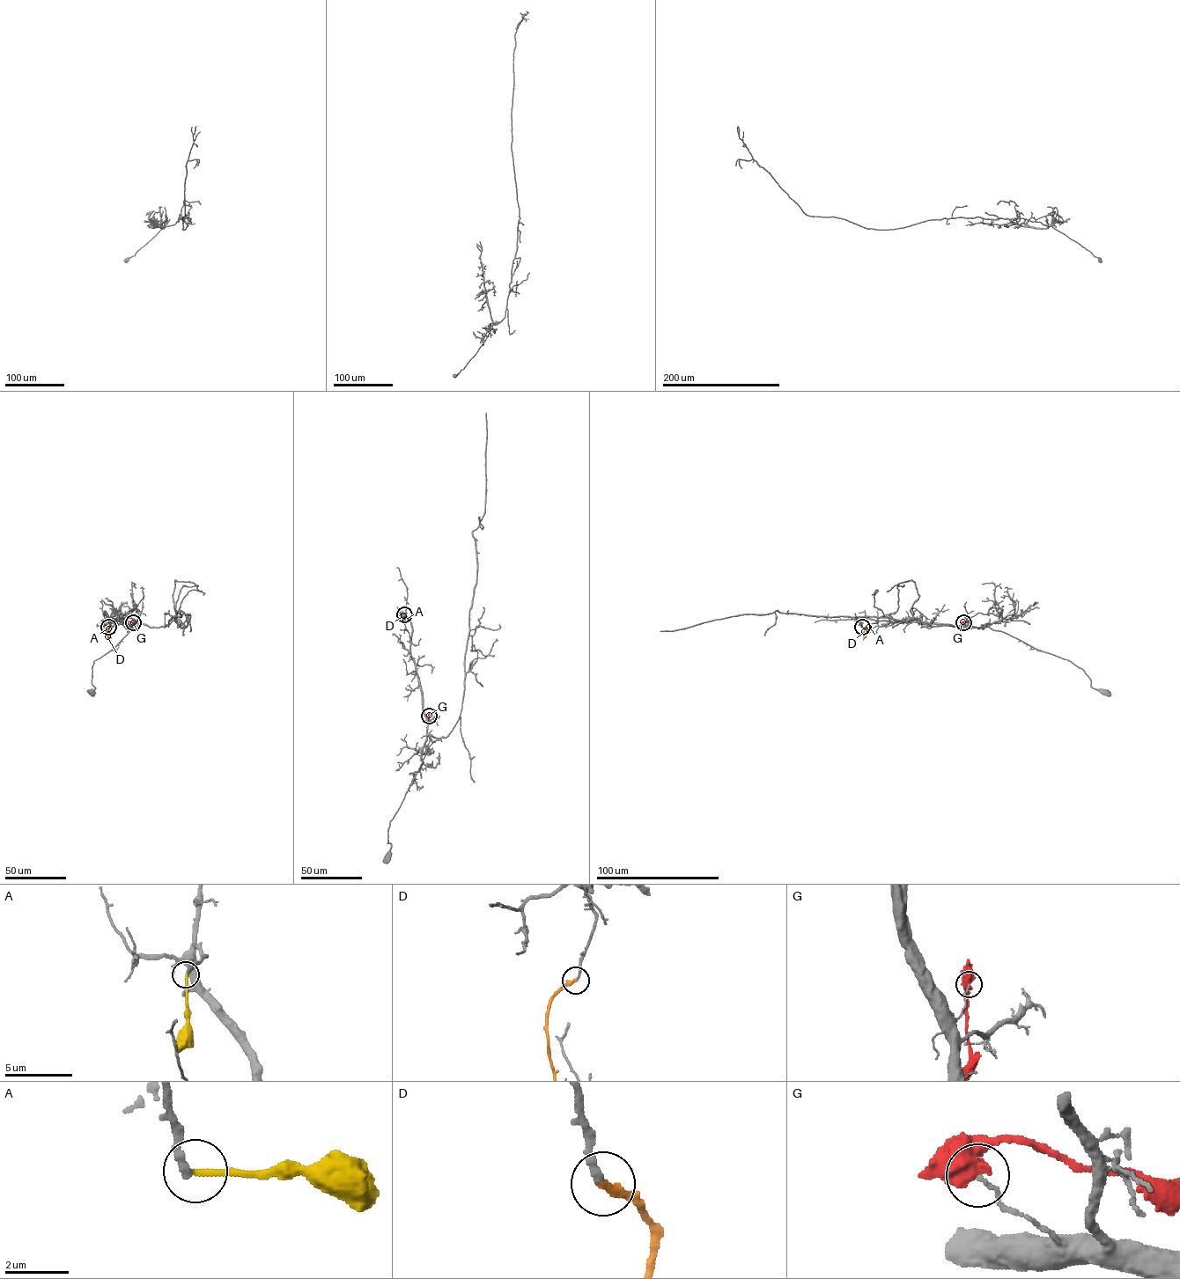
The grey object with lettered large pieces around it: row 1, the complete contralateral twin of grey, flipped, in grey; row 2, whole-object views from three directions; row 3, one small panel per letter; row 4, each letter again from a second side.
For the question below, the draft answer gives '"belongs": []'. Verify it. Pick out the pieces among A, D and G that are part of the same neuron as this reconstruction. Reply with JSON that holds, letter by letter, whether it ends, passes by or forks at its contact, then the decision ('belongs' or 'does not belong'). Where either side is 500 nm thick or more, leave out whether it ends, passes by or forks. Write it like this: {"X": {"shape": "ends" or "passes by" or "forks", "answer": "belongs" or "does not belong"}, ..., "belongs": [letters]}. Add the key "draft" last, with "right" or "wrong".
{"A": {"shape": "ends", "answer": "does not belong"}, "D": {"shape": "ends", "answer": "belongs"}, "G": {"answer": "does not belong"}, "belongs": ["D"], "draft": "wrong"}

